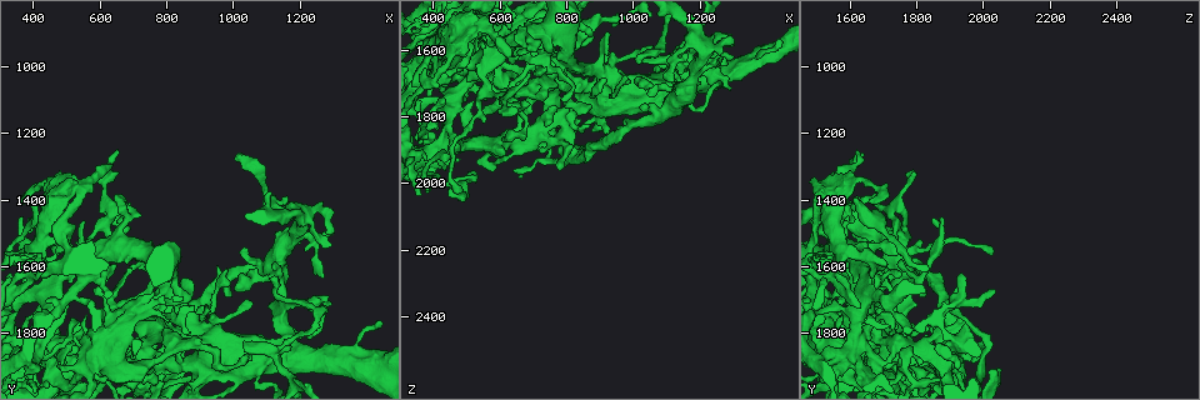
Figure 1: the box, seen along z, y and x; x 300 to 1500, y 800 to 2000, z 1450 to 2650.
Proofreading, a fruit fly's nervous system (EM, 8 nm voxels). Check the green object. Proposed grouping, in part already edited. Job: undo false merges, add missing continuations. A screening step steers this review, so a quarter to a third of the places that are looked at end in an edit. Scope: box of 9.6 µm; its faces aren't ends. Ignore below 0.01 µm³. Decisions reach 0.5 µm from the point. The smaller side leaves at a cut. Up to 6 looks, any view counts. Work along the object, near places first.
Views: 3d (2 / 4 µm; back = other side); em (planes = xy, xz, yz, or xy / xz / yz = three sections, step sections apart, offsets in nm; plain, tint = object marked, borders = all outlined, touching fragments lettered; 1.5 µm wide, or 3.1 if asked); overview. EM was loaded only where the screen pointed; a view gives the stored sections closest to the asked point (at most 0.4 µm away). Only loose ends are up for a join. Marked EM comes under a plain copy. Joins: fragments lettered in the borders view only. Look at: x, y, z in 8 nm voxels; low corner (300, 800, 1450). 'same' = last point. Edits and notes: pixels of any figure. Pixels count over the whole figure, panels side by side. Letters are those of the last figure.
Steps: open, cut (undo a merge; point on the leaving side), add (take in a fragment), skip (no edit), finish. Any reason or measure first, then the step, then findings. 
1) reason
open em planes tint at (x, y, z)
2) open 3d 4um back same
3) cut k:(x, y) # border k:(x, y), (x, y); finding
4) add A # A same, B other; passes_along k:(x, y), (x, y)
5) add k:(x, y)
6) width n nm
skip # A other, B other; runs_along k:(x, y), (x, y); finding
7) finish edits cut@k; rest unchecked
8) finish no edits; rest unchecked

tapers out
open 3d 4um at (1450, 1770, 1570)

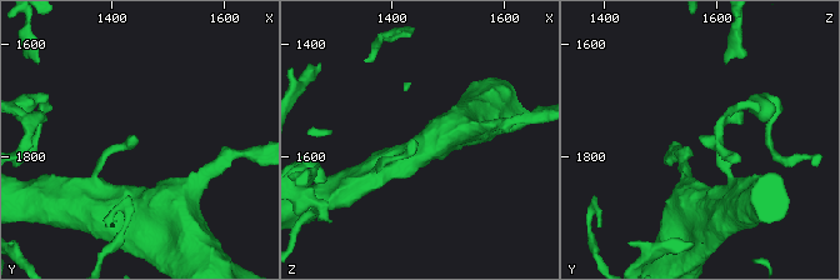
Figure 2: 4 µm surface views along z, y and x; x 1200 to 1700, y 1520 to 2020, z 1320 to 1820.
need the tissue
open em xy step 4 tint at (1445, 1765, 1570)

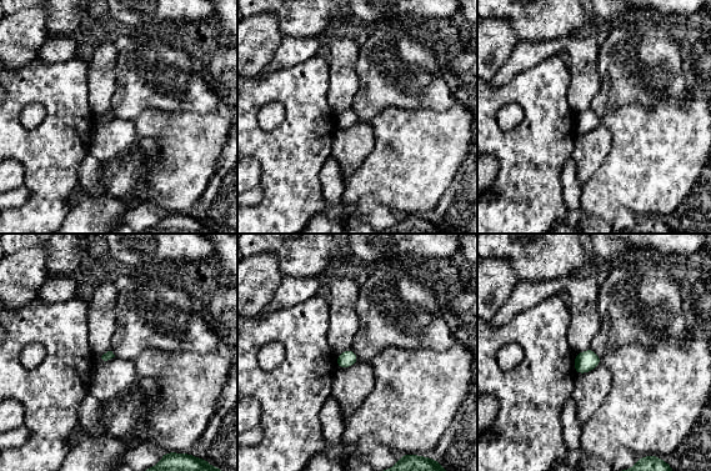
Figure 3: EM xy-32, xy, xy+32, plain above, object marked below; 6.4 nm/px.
cut it another way
open em planes borders same

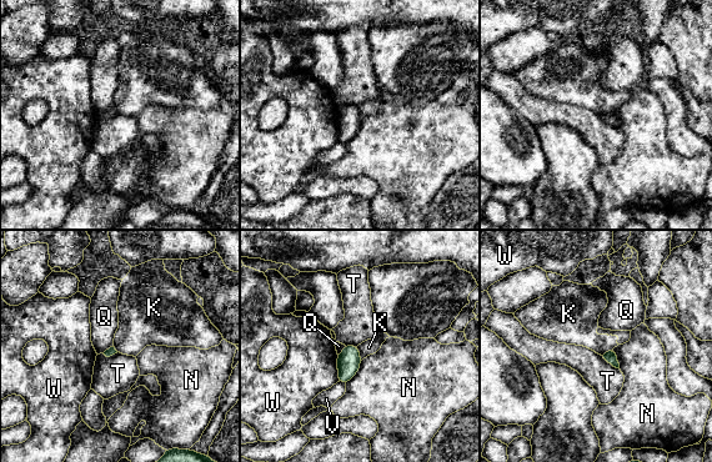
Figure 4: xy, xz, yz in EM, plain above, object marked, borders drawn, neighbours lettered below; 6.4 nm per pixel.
skip # K other, N other, Q other, T other, V other, W other; no lettered fragment goes on from it

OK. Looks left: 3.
an open end
open em xy step 8 borders at (920, 1730, 1550)

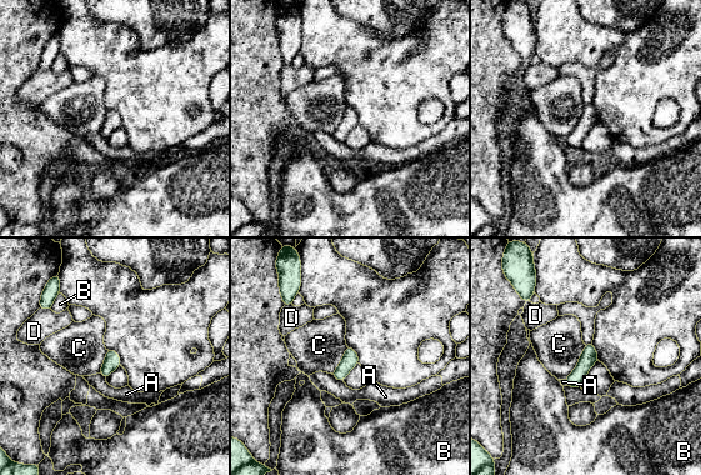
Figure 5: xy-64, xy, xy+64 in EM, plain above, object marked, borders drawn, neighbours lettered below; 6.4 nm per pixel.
skip # A other, B other, C other, D other; border 5:(585, 345), (576, 366), (564, 379); none of them fits

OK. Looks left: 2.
finish no edits; rest unchecked

